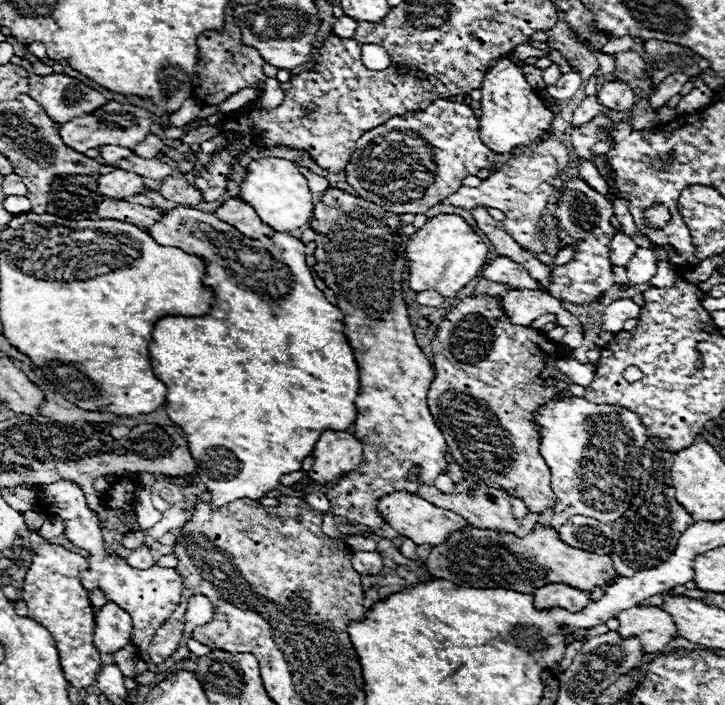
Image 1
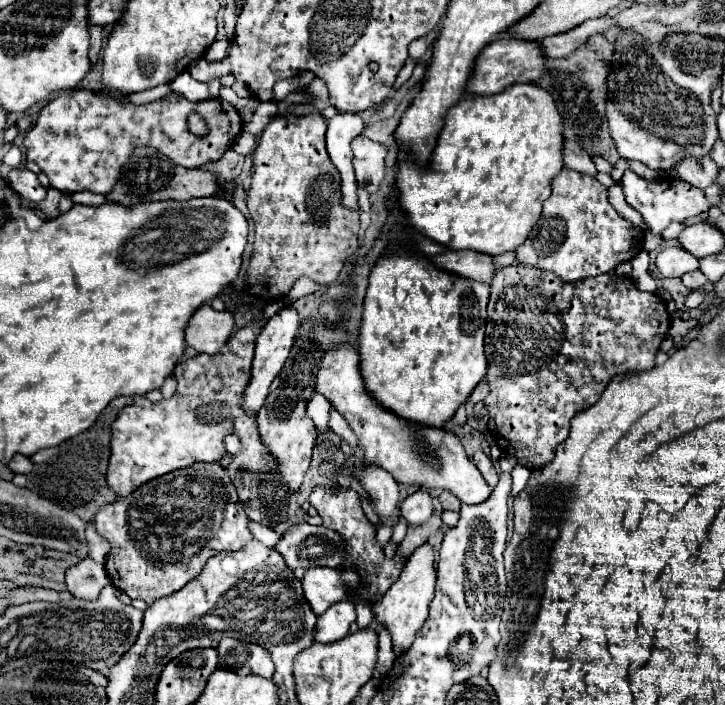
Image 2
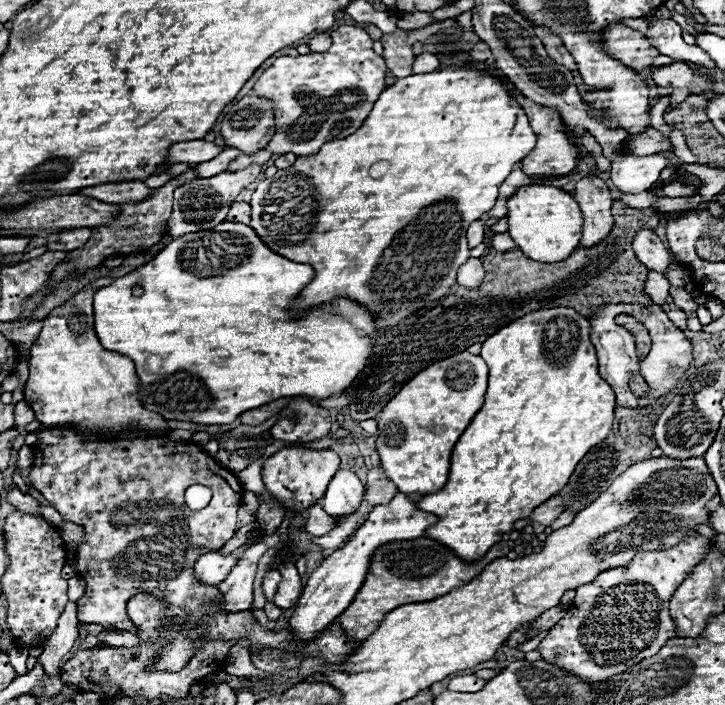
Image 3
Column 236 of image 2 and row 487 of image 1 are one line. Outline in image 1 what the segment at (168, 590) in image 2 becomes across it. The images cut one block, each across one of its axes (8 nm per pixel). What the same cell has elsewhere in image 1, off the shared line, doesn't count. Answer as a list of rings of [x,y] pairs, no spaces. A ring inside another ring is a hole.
[[[470,296],[460,300],[458,306],[454,306],[438,326],[432,350],[436,378],[428,390],[428,406],[436,418],[436,426],[444,430],[452,458],[466,472],[480,474],[488,486],[502,488],[514,498],[522,498],[528,506],[528,512],[542,512],[552,508],[554,498],[550,488],[550,468],[546,468],[546,462],[538,452],[538,430],[534,426],[532,414],[538,406],[552,400],[554,396],[568,396],[568,392],[560,388],[542,386],[546,378],[562,378],[570,382],[554,366],[554,362],[564,356],[562,350],[538,330],[510,324],[498,298],[494,296]],[[488,374],[496,374],[496,380],[488,382]]]

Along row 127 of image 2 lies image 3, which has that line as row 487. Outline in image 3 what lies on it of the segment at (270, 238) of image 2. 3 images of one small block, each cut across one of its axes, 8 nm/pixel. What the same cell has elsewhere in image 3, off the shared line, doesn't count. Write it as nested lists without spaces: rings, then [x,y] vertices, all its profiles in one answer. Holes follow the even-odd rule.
[[[282,448],[272,454],[262,468],[262,480],[268,492],[278,498],[286,508],[294,506],[296,512],[308,510],[324,496],[328,482],[338,472],[340,456],[332,450],[308,450],[308,448]]]

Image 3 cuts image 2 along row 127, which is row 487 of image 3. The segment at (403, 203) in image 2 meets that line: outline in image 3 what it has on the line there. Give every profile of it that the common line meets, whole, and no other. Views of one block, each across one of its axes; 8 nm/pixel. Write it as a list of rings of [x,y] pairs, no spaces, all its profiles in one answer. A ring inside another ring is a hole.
[[[574,308],[534,310],[510,322],[482,344],[480,356],[490,368],[486,402],[454,446],[446,486],[416,504],[420,510],[440,518],[436,526],[426,530],[426,536],[456,550],[466,562],[484,556],[516,520],[528,518],[540,502],[566,486],[580,458],[608,436],[616,408],[614,390],[598,374],[596,350],[590,342],[590,322]]]

